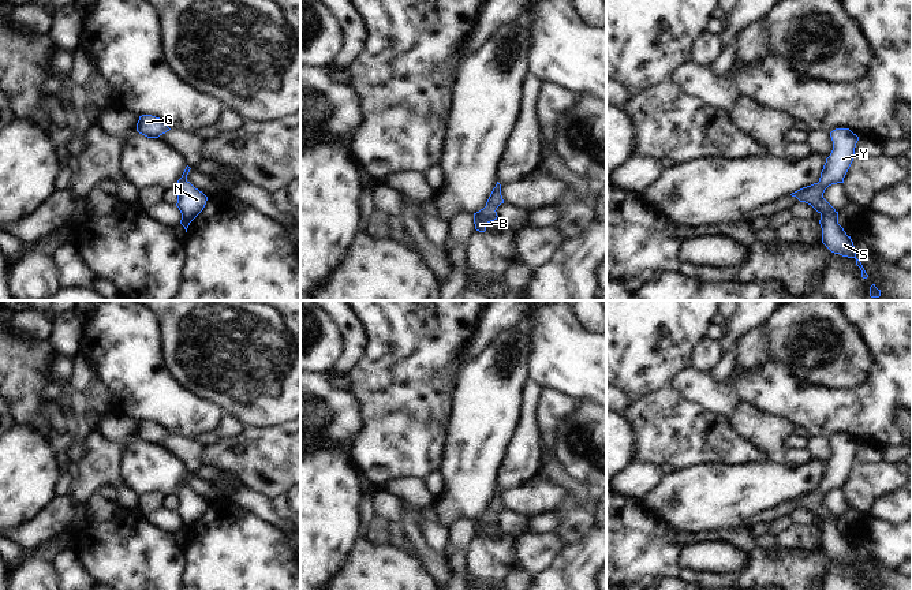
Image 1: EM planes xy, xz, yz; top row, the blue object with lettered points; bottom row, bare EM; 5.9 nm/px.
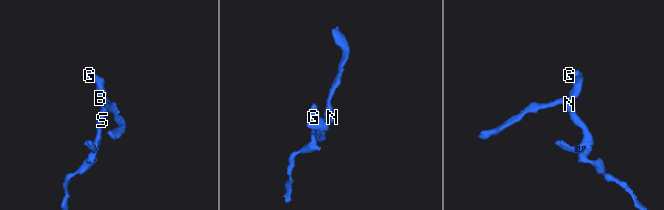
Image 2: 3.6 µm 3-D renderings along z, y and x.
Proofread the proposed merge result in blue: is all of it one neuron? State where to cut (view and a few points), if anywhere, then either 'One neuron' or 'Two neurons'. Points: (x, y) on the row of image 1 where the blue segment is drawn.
No split. One neuron

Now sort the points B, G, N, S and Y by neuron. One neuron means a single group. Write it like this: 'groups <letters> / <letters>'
groups B G N S Y

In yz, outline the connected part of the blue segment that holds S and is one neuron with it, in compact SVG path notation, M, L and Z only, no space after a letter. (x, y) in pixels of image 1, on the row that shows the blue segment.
M836 128L830 132L833 150L826 158L818 183L803 187L795 193L800 202L811 205L821 214L822 243L834 254L855 258L861 270L861 277L867 279L861 262L856 258L856 249L851 236L838 224L838 212L823 198L825 190L837 183L844 183L844 178L853 161L855 148L859 137L849 128Z

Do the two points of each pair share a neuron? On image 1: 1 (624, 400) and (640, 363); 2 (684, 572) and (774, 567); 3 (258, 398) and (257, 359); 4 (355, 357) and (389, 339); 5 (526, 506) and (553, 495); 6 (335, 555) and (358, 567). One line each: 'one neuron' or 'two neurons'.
1: two neurons
2: one neuron
3: one neuron
4: two neurons
5: one neuron
6: two neurons

